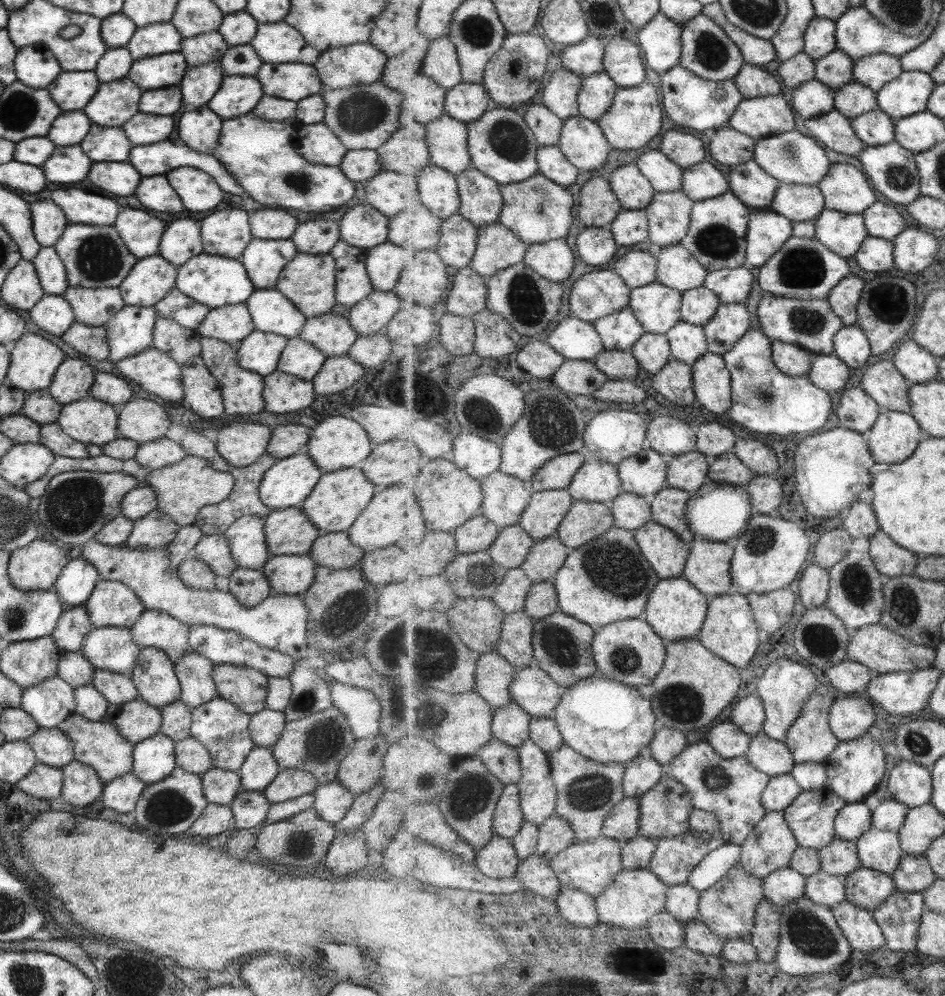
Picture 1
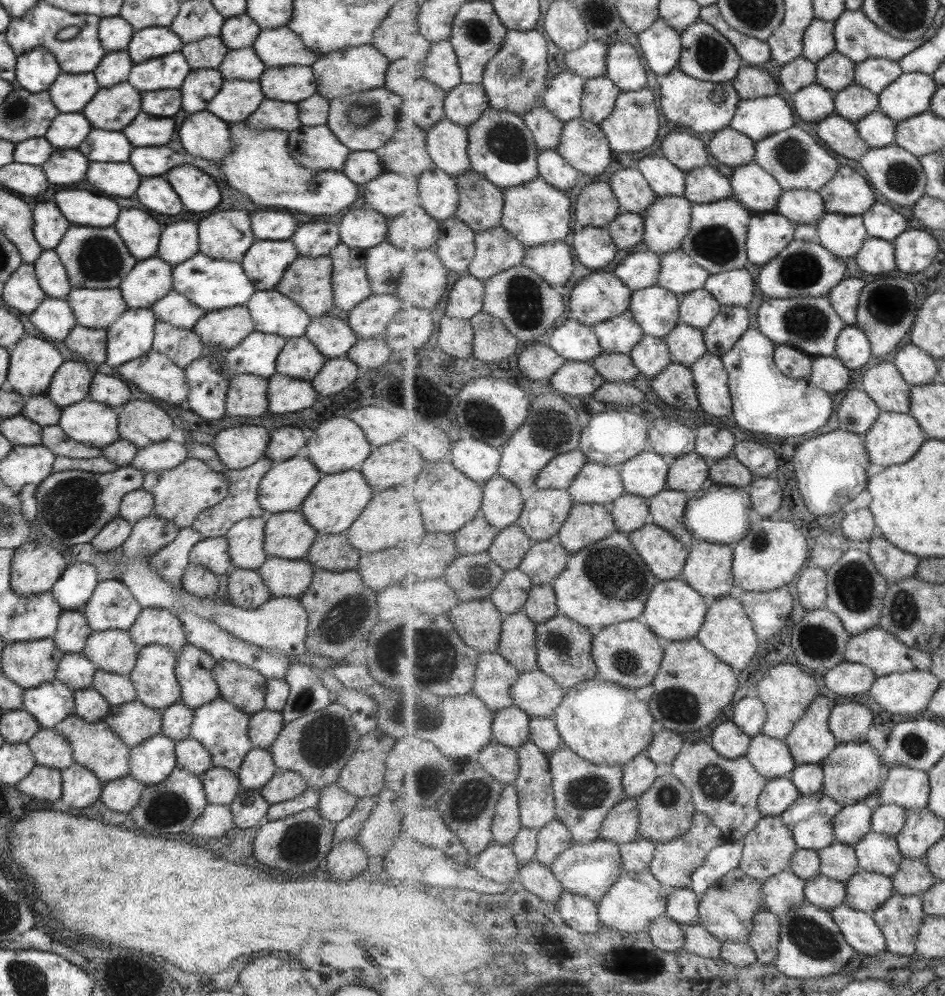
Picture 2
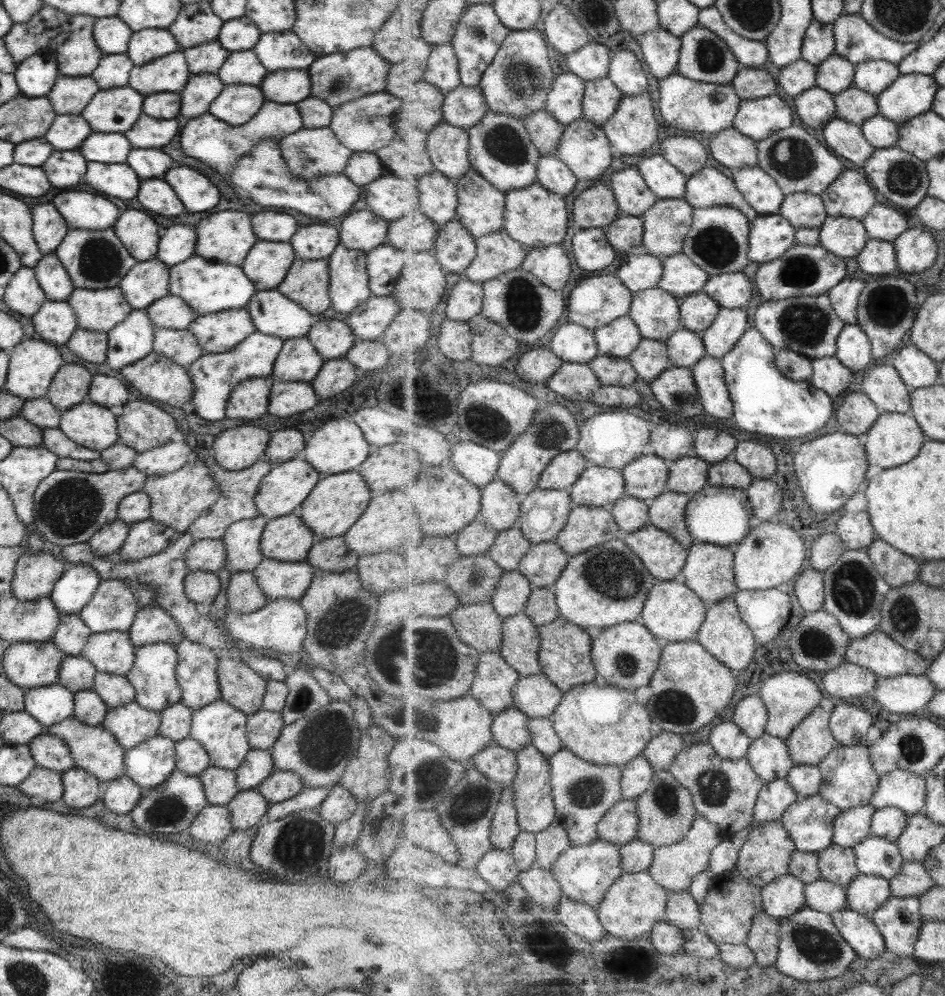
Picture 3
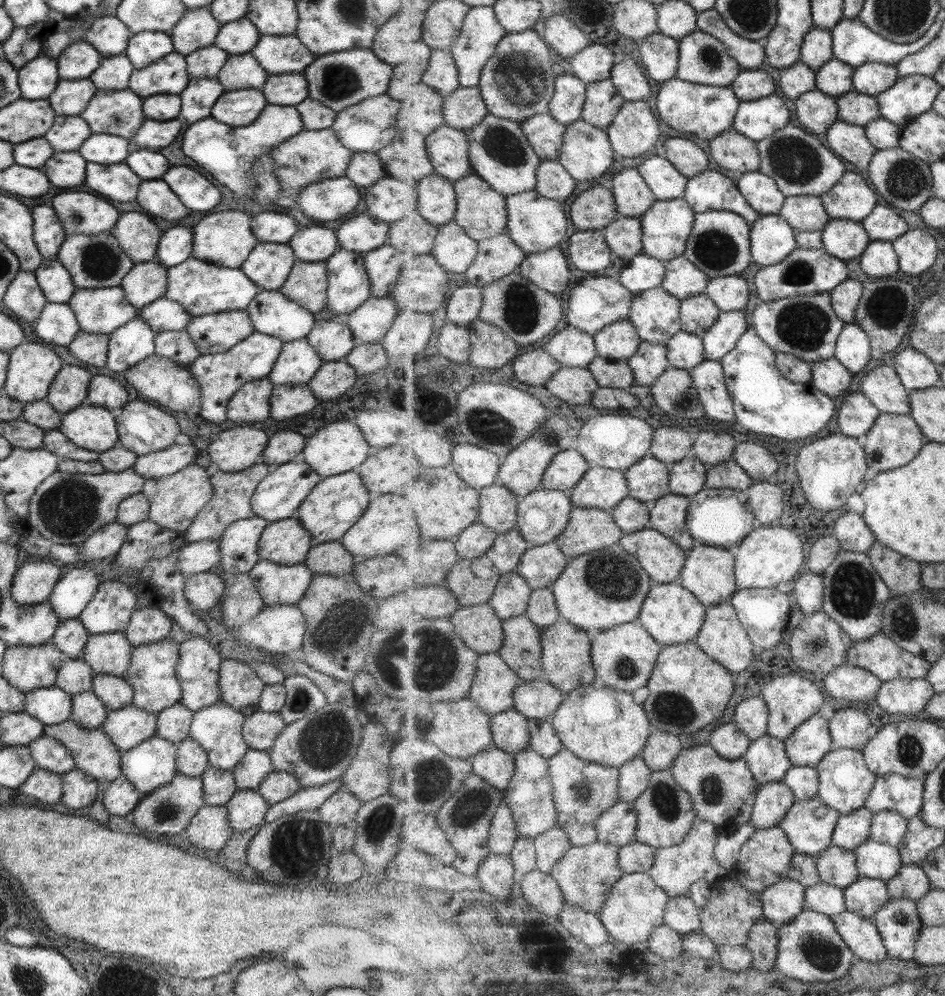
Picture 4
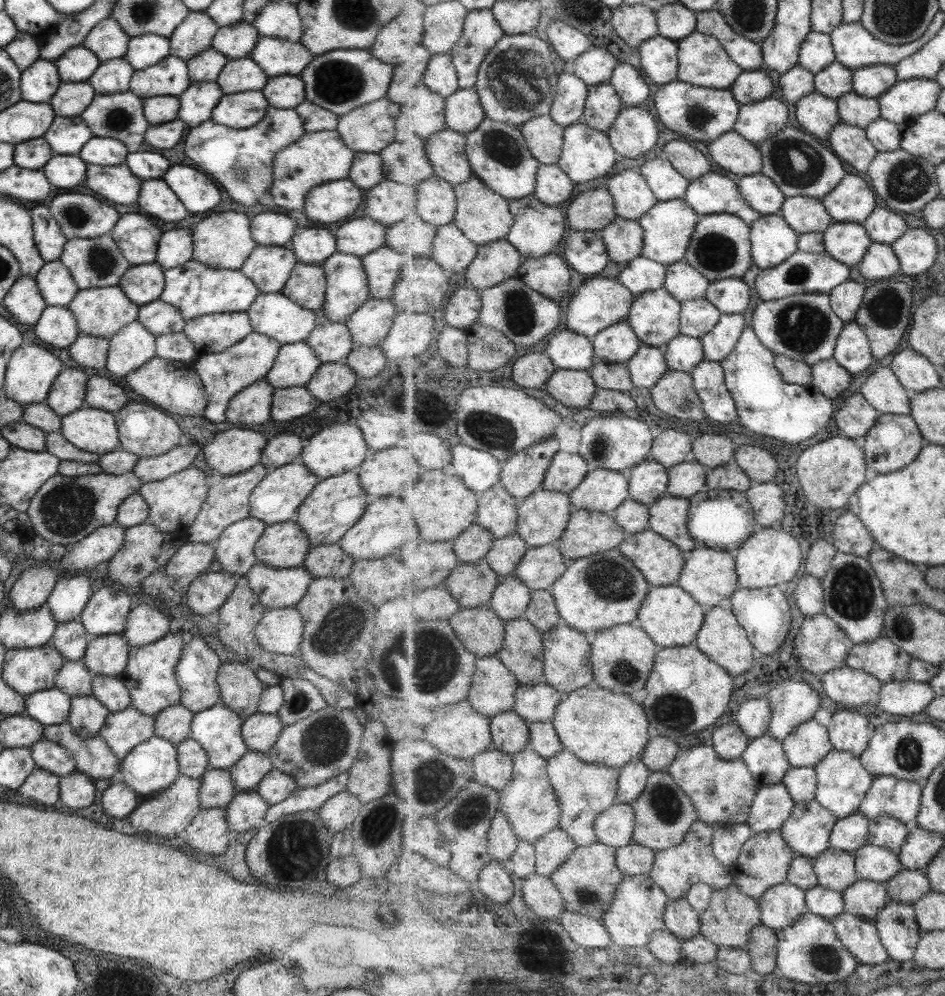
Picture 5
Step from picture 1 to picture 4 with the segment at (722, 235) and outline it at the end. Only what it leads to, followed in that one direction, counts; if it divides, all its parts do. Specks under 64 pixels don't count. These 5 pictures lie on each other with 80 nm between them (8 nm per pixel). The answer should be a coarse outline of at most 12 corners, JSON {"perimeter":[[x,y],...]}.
{"perimeter":[[696,213],[685,257],[710,279],[751,264],[746,218]]}

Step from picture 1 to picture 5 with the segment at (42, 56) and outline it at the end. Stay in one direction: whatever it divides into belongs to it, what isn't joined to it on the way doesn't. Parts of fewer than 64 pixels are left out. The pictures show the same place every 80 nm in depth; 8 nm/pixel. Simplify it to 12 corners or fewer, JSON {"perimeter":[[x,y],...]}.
{"perimeter":[[39,58],[20,72],[20,97],[48,103],[61,80]]}

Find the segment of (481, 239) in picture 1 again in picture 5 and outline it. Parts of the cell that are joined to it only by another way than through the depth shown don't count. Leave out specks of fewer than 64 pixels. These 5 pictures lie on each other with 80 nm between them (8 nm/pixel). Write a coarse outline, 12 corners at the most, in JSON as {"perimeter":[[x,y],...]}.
{"perimeter":[[506,238],[478,248],[467,284],[482,292],[518,275]]}

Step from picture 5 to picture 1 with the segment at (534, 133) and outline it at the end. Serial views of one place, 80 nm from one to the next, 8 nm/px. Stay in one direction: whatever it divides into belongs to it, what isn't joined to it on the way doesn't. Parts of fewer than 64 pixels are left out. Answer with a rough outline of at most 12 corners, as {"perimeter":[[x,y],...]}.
{"perimeter":[[543,104],[522,111],[540,146],[560,144],[564,120]]}

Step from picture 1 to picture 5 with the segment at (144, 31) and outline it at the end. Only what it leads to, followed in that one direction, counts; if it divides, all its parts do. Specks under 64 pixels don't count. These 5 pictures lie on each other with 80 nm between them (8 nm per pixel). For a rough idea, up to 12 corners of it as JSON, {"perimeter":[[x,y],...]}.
{"perimeter":[[141,33],[128,40],[123,58],[134,70],[169,55],[168,38]]}

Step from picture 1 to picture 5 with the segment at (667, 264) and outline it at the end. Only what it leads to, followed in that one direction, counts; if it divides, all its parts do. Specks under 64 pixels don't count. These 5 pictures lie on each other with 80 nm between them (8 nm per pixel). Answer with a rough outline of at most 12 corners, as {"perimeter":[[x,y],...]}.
{"perimeter":[[685,260],[667,265],[679,302],[706,298],[711,280]]}

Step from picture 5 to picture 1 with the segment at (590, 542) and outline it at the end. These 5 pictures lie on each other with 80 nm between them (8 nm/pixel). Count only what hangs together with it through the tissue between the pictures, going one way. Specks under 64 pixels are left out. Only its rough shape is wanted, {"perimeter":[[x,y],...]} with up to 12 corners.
{"perimeter":[[574,501],[557,537],[577,549],[614,526],[611,506]]}

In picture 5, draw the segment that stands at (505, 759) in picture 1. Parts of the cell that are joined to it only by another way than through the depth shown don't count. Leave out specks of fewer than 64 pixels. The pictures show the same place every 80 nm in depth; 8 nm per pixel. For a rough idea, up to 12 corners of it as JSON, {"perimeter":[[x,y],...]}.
{"perimeter":[[496,750],[473,758],[474,780],[502,791],[514,756]]}

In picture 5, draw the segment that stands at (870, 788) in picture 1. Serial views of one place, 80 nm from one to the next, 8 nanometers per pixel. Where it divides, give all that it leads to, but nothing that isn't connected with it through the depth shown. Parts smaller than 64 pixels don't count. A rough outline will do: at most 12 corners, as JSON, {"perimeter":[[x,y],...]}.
{"perimeter":[[833,750],[815,767],[817,802],[837,819],[860,811],[876,776]]}

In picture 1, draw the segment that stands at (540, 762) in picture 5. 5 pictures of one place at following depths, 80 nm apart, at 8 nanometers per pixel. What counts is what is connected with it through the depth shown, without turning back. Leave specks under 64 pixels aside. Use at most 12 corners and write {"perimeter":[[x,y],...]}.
{"perimeter":[[533,739],[518,748],[524,822],[556,814],[550,756]]}

